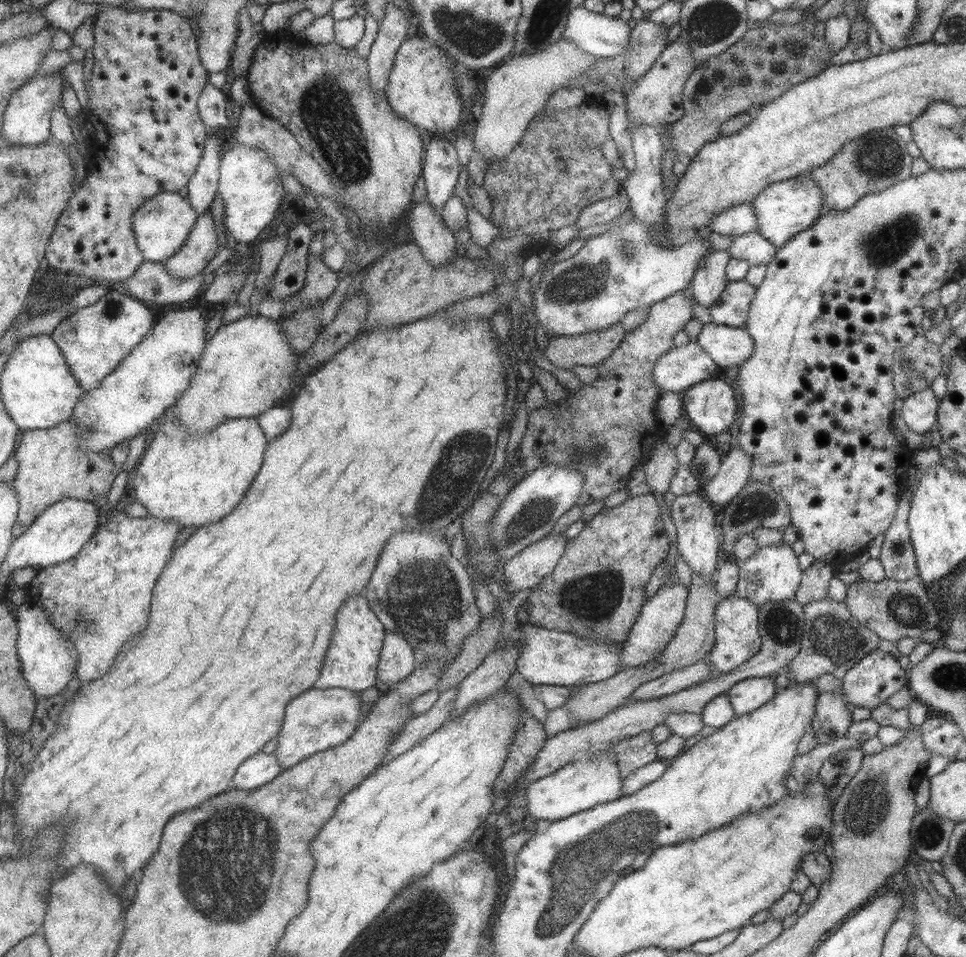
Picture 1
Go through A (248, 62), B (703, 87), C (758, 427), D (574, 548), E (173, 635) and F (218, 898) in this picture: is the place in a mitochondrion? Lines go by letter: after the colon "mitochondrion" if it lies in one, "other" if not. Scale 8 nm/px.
A: other
B: other
C: other
D: other
E: other
F: mitochondrion

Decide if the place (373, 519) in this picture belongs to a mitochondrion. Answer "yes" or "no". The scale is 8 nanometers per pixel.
no

